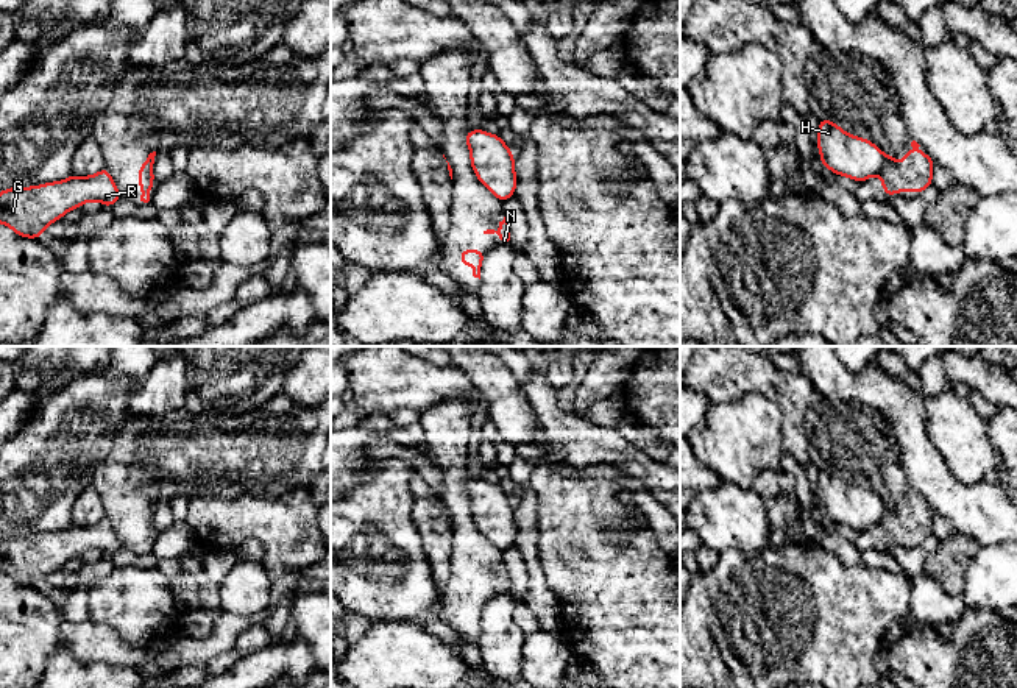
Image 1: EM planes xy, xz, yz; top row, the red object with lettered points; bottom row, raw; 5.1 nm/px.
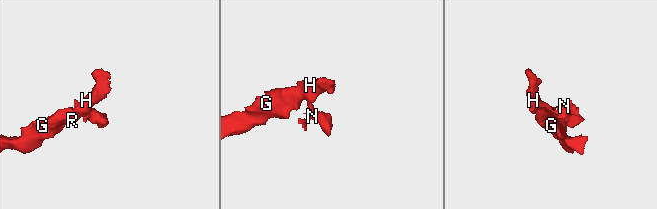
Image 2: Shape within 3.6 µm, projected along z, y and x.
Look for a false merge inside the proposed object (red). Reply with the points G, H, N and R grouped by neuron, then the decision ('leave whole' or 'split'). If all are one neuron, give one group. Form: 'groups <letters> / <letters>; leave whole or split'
groups G H R / N; split

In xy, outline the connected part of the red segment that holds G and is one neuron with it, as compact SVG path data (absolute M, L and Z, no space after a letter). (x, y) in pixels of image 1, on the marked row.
M109 170L90 176L70 175L64 181L0 192L0 223L27 239L39 239L47 228L69 211L87 201L109 207L122 198Z

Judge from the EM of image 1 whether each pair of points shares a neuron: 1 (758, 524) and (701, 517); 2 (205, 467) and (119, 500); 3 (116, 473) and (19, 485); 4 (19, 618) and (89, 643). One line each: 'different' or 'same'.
1: same
2: same
3: different
4: same

